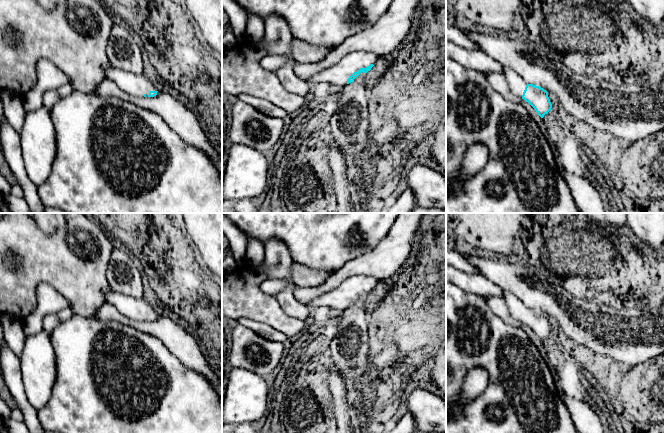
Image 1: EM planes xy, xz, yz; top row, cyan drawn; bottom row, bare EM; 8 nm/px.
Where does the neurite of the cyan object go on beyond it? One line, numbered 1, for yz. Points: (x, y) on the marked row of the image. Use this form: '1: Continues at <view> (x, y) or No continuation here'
1: Continues at yz (517, 84)

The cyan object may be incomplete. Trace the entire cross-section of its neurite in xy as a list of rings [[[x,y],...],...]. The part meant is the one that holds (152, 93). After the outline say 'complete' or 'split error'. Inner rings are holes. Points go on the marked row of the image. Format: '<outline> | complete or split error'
[[[120,69],[105,71],[105,79],[110,79],[124,92],[136,97],[154,97],[157,89],[143,73],[135,74]]] | split error

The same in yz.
[[[503,67],[503,74],[511,91],[528,102],[541,118],[551,110],[552,104],[546,90],[539,86],[528,84],[521,75],[510,68]]] | split error

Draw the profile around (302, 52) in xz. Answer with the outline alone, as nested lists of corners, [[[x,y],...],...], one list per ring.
[[[293,38],[291,41],[291,50],[293,58],[296,62],[299,63],[317,63],[322,61],[332,49],[319,46],[312,45],[299,40],[297,38]]]

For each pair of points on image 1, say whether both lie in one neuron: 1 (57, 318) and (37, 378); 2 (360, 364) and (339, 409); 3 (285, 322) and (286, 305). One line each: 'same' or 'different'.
1: same
2: different
3: different

